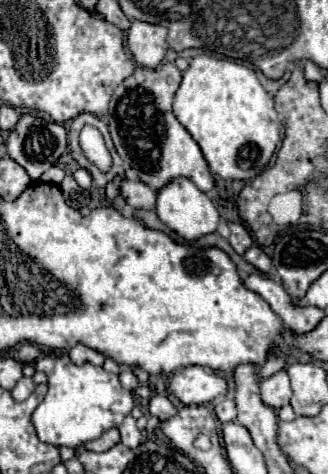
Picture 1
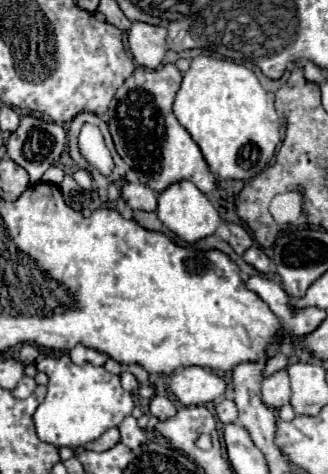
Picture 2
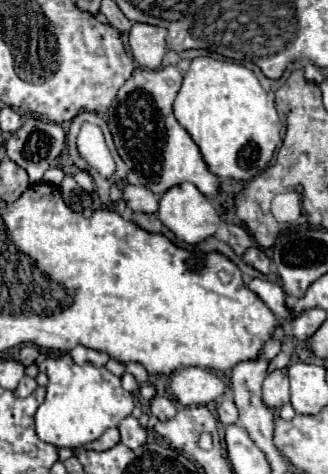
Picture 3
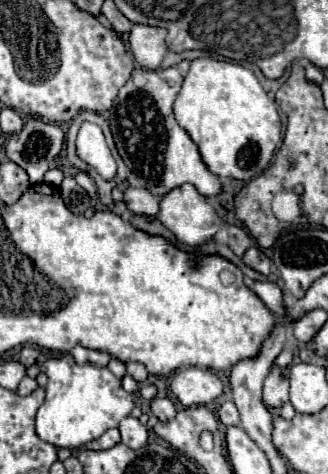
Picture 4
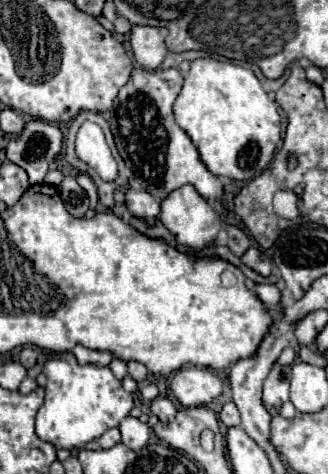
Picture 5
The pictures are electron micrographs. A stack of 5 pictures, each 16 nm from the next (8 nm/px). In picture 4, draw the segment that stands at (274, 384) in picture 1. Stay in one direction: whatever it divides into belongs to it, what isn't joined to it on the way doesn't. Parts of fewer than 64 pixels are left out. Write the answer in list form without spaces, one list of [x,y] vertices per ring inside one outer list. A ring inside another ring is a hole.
[[[274,366],[268,374],[268,378],[264,380],[264,404],[268,408],[280,408],[284,402],[288,402],[288,368],[280,368]]]

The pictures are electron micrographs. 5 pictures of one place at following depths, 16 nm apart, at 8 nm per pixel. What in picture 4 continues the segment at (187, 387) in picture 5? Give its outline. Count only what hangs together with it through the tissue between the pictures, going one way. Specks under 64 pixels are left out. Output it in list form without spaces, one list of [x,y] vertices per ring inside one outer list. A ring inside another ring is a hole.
[[[188,366],[174,372],[170,390],[182,406],[202,406],[222,394],[222,380],[210,370]]]

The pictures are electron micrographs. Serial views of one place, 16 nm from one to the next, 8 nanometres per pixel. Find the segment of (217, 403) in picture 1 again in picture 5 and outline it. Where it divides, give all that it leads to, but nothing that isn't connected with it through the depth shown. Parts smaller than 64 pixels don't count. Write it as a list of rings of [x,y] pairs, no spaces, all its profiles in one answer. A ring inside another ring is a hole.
[[[226,402],[226,404],[222,406],[222,410],[220,410],[220,422],[222,422],[224,426],[228,426],[228,428],[240,424],[240,412],[238,412],[236,404]]]

